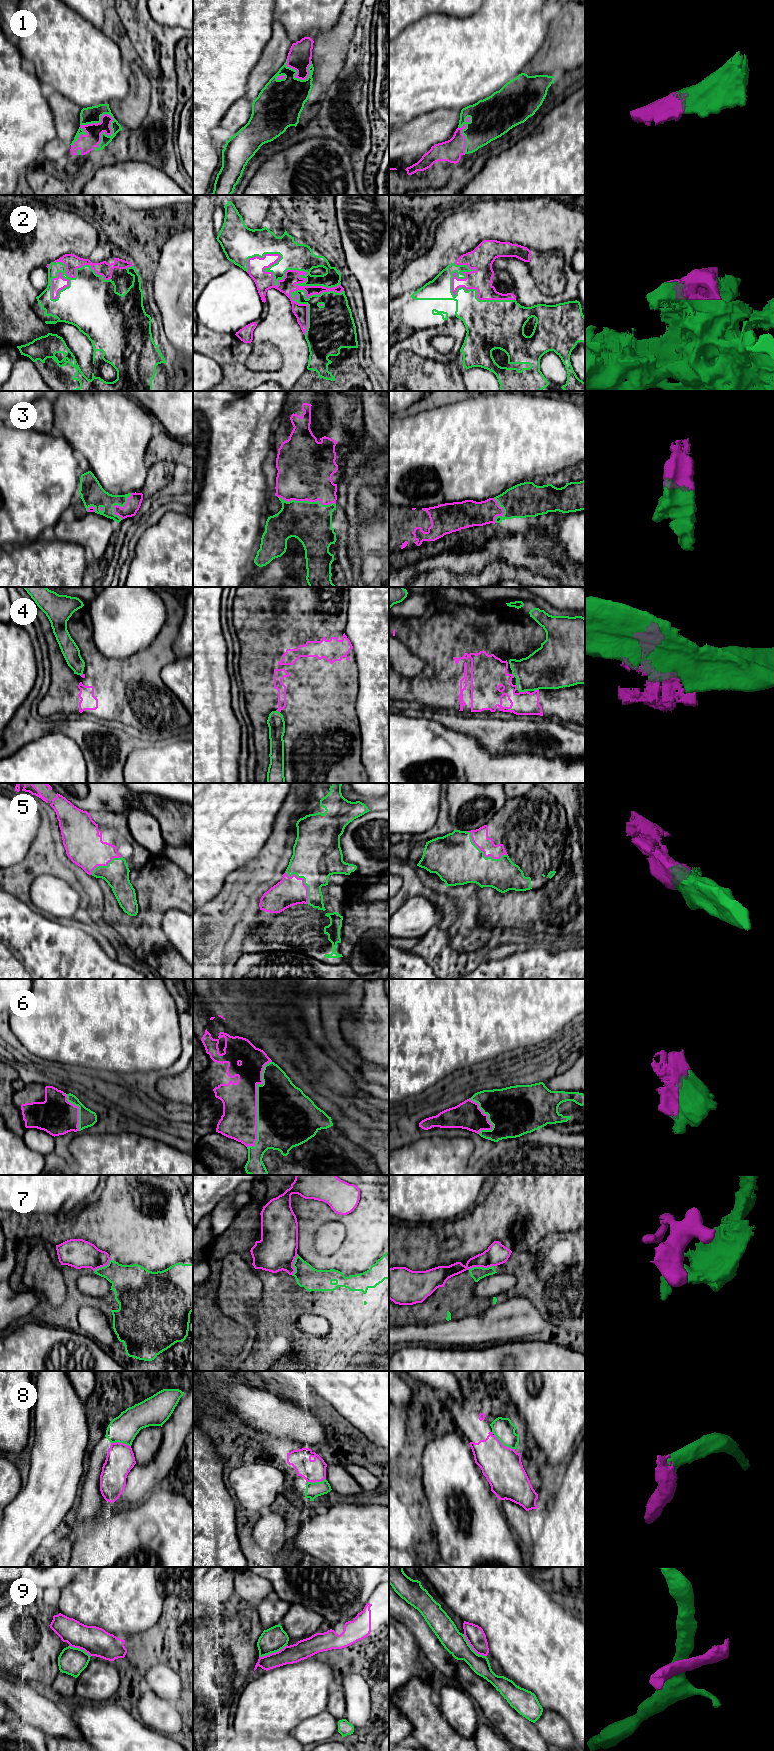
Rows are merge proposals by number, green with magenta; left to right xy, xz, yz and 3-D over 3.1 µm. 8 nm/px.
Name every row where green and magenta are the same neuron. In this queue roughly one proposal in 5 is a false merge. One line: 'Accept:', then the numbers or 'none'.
Accept: 1, 2, 3, 5, 6

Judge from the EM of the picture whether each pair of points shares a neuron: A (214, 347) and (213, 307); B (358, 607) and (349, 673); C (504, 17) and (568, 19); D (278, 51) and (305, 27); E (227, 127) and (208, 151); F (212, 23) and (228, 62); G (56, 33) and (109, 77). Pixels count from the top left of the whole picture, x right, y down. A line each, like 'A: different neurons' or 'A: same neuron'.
A: different neurons
B: different neurons
C: different neurons
D: different neurons
E: different neurons
F: same neuron
G: same neuron

